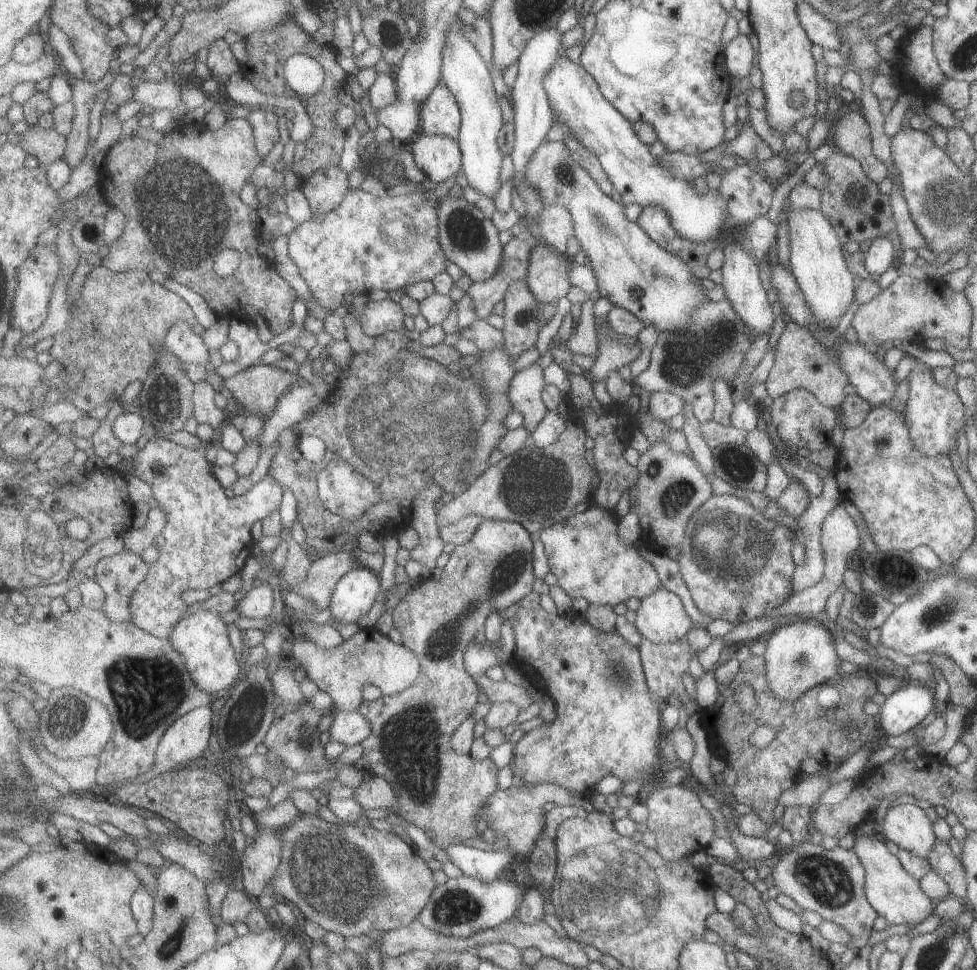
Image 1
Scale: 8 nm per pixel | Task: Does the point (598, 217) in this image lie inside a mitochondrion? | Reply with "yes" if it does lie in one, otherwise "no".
yes

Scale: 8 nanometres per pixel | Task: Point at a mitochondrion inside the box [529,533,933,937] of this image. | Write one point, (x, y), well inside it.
(829, 882)

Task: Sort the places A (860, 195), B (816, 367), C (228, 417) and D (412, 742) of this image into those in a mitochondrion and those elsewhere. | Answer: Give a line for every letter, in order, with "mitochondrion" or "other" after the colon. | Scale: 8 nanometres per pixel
A: other
B: other
C: other
D: mitochondrion

